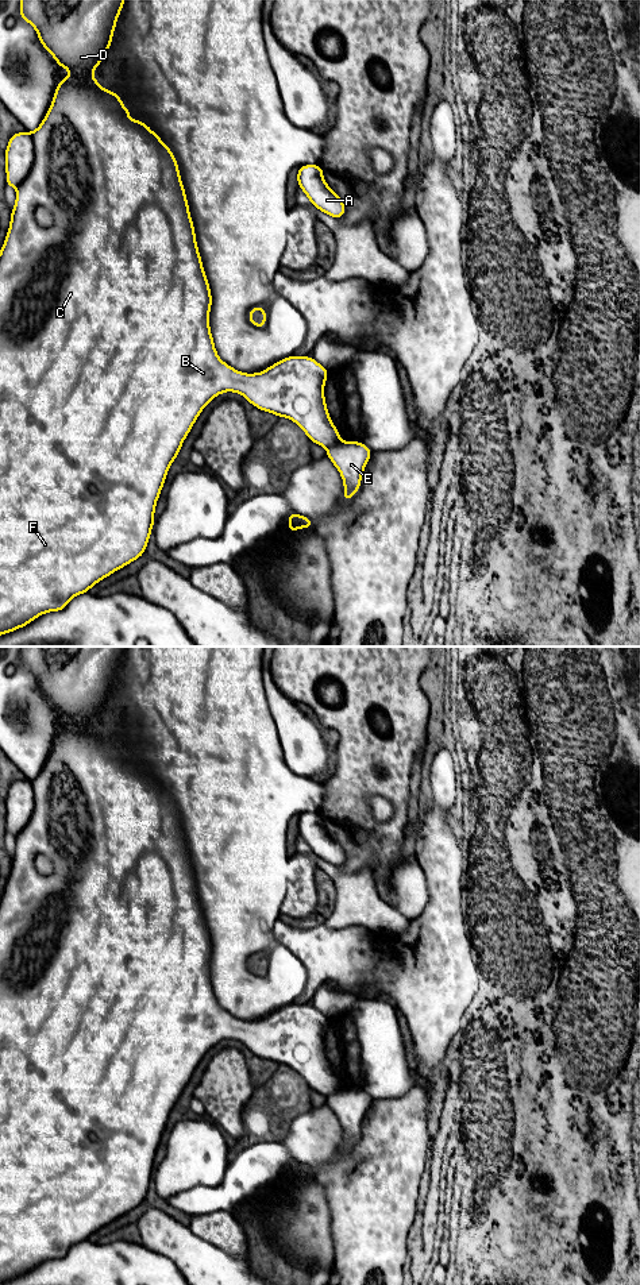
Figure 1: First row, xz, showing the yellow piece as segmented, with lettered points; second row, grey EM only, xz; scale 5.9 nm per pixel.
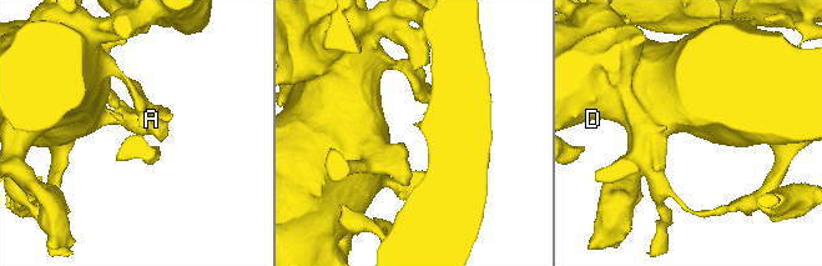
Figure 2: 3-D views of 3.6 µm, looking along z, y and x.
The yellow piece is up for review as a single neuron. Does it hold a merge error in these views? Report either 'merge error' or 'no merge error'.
merge error

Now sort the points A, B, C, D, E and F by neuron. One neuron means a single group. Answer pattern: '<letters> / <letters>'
A B C D F / E

